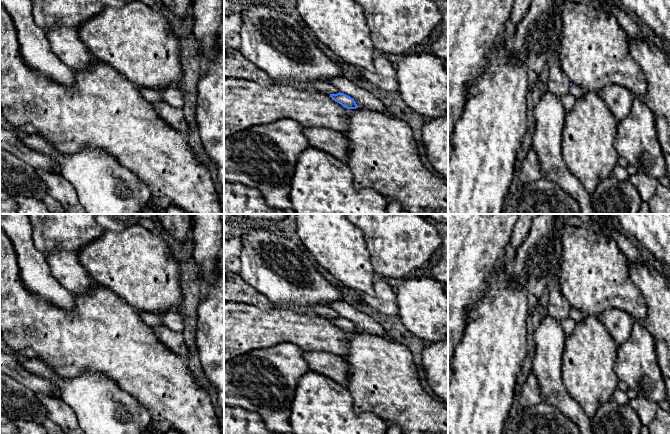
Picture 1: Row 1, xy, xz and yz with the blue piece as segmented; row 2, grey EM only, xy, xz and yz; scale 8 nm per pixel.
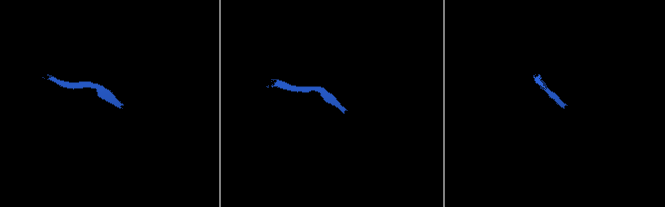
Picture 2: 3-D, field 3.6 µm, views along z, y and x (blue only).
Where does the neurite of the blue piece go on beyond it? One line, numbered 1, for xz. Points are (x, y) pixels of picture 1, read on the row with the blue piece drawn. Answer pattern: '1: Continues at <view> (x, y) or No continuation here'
1: No continuation here

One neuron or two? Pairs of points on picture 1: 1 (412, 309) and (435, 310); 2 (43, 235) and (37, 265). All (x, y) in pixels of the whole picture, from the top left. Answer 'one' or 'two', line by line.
1: one
2: two

